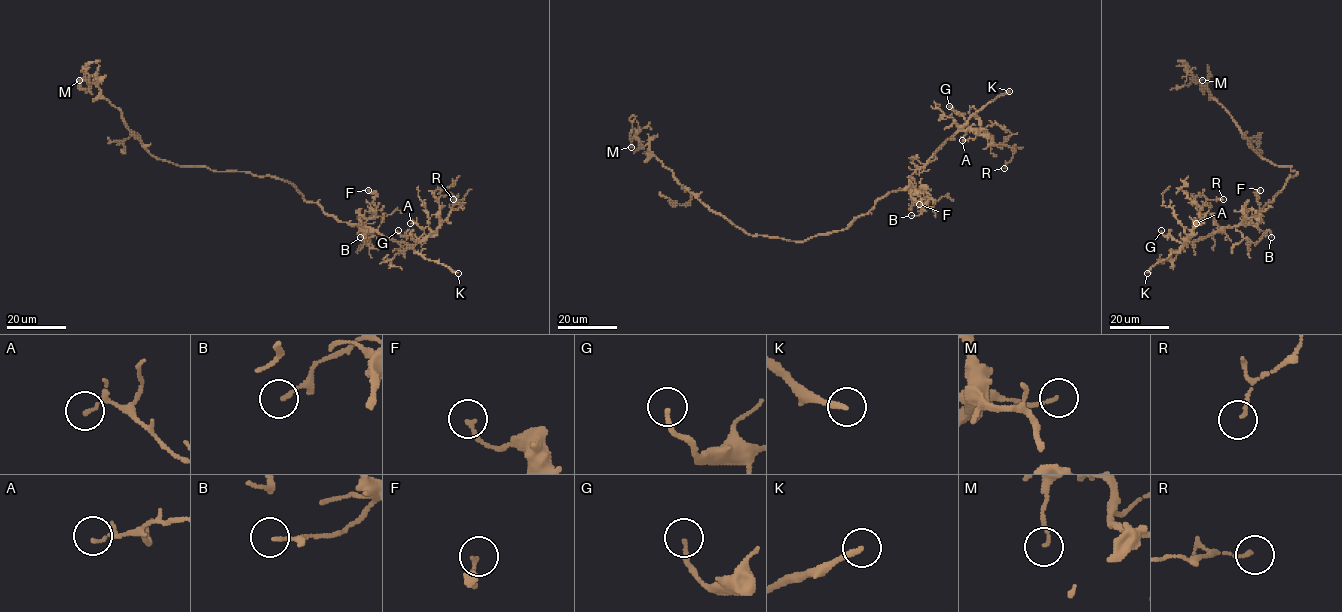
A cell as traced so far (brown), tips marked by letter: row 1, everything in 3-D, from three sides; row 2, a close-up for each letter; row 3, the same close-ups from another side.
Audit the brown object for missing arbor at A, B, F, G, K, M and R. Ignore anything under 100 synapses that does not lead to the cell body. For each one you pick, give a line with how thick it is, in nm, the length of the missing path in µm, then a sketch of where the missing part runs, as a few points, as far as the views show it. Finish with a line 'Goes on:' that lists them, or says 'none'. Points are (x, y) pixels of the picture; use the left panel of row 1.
K: 220 nm thick; about 15 µm are missing; missing branch runs (458, 273), (484, 271), (479, 268), (481, 270)
Goes on: K

